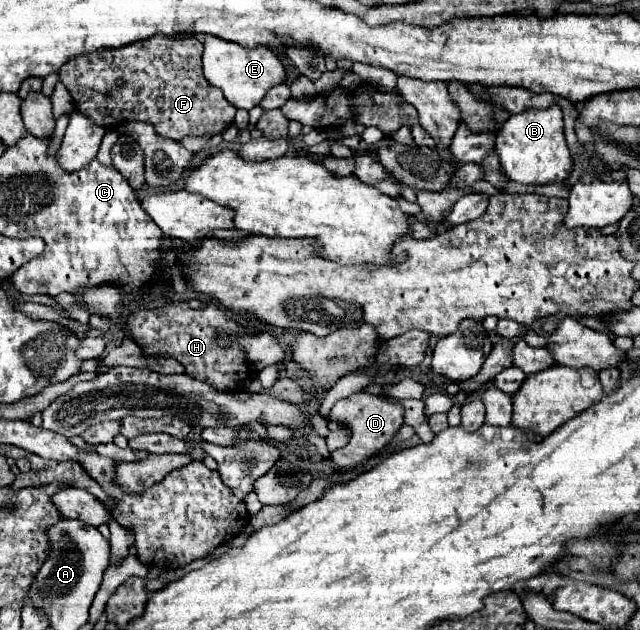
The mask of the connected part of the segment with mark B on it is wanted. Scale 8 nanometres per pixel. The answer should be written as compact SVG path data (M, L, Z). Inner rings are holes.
M554 103L546 109L524 109L522 113L510 115L510 119L500 127L496 137L496 153L500 157L502 171L508 179L526 185L546 185L564 181L570 175L570 151L564 141L564 123L562 123L562 109Z

